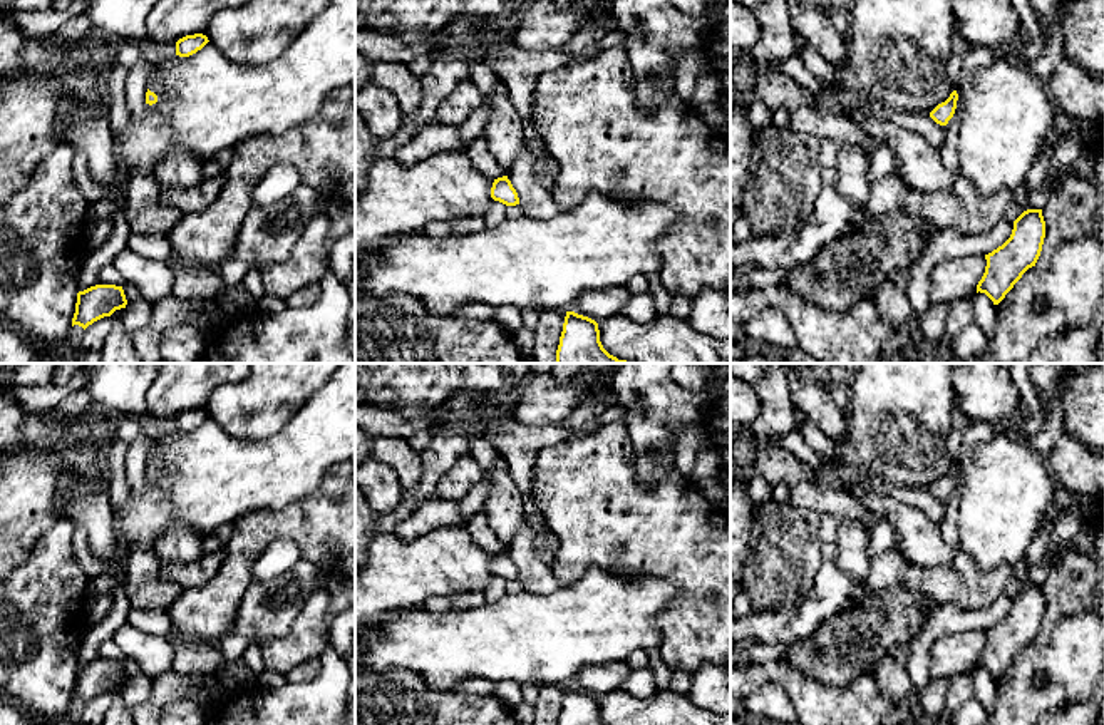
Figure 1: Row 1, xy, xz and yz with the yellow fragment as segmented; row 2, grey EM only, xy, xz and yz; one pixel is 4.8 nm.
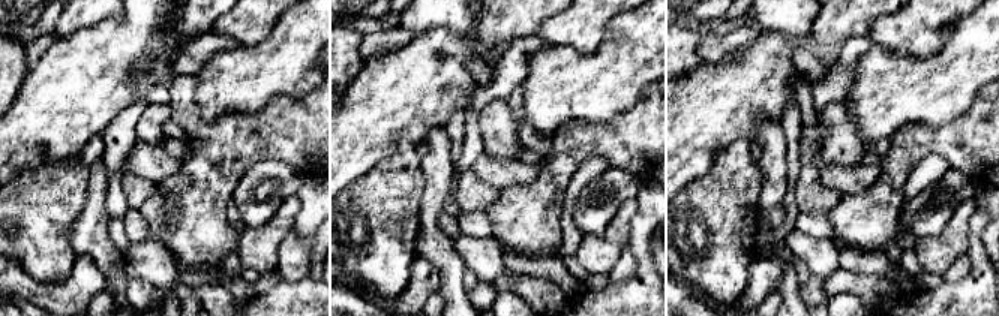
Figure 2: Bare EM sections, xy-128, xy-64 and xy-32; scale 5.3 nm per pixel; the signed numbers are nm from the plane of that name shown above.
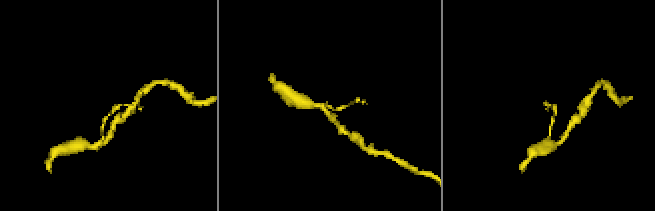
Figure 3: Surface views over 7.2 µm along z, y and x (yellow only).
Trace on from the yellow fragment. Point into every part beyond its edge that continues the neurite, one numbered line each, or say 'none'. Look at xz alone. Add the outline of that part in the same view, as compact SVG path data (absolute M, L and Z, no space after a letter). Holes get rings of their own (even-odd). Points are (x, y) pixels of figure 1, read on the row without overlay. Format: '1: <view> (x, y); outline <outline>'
none

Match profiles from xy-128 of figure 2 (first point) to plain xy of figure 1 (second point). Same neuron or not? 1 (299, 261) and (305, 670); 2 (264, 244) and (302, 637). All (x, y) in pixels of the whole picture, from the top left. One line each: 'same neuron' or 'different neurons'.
1: same neuron
2: same neuron

